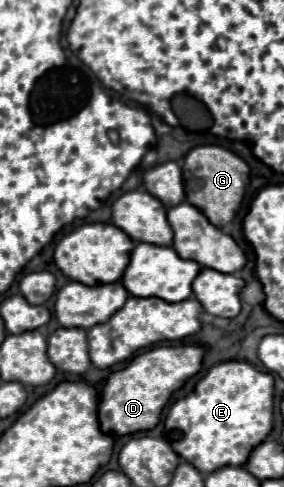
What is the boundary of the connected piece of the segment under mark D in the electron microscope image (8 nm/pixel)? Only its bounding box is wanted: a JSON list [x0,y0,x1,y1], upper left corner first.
[98,346,202,436]

